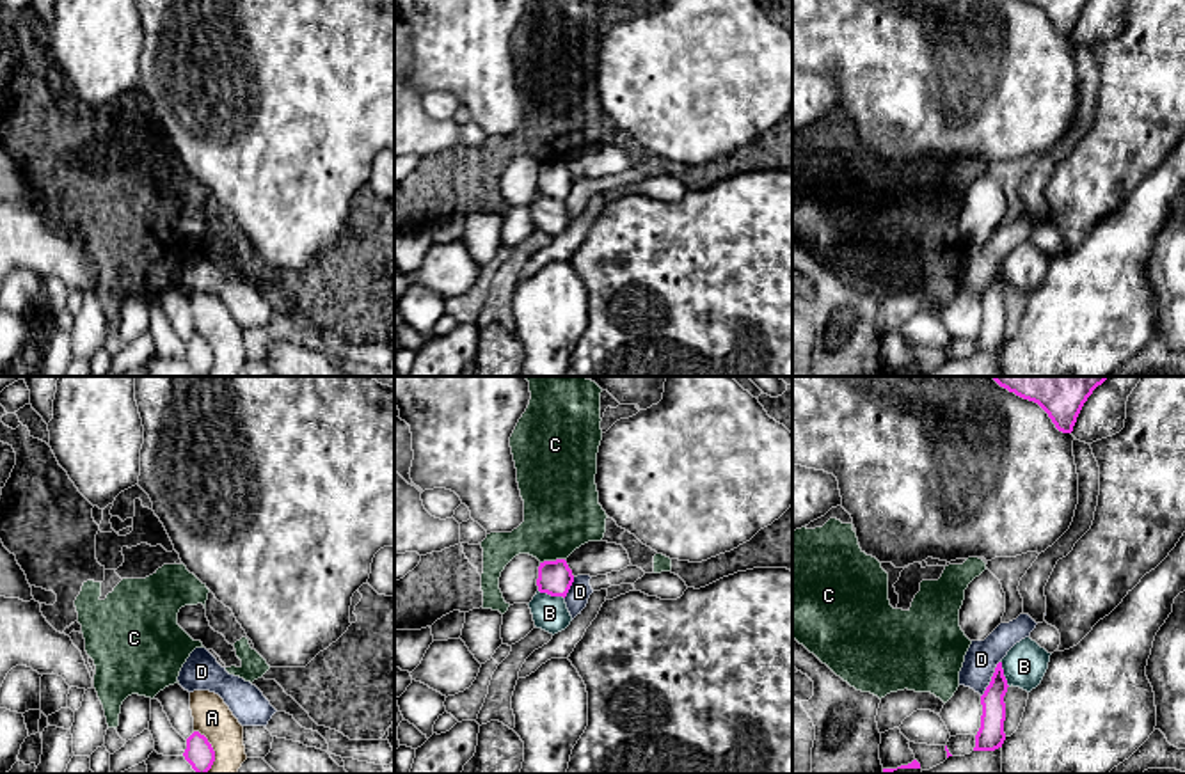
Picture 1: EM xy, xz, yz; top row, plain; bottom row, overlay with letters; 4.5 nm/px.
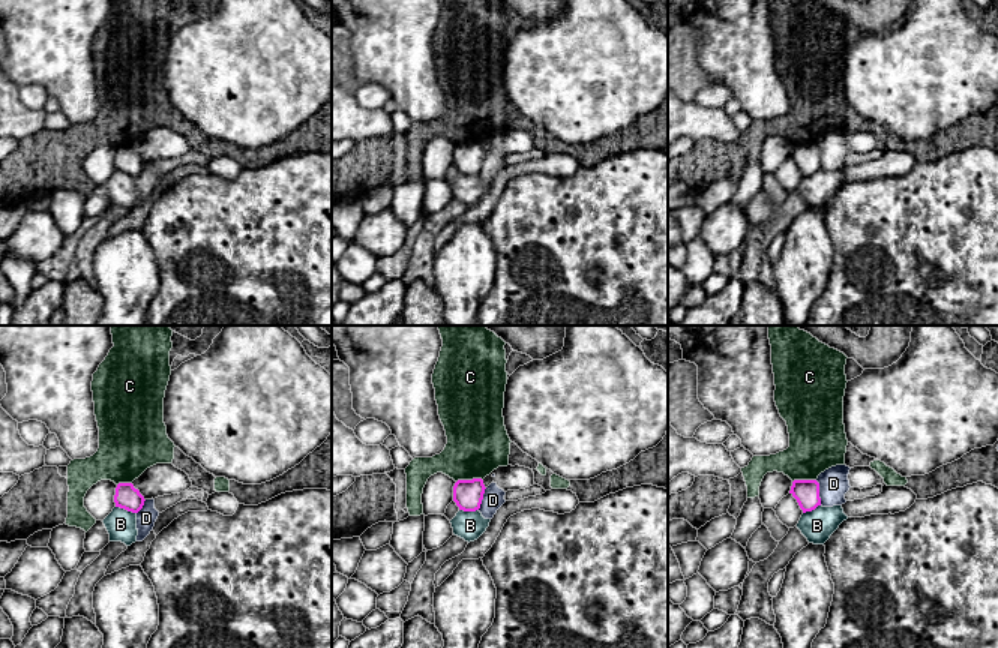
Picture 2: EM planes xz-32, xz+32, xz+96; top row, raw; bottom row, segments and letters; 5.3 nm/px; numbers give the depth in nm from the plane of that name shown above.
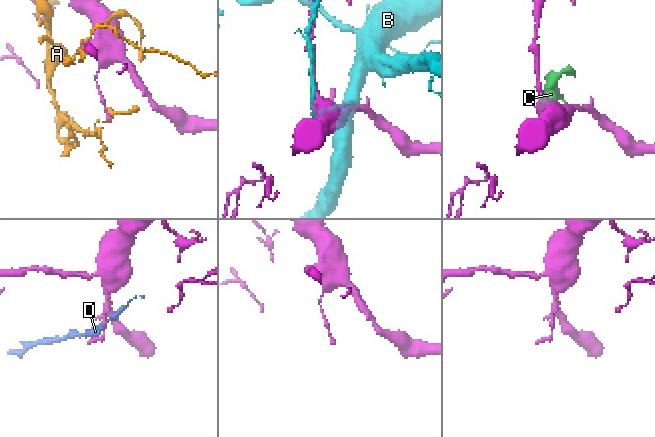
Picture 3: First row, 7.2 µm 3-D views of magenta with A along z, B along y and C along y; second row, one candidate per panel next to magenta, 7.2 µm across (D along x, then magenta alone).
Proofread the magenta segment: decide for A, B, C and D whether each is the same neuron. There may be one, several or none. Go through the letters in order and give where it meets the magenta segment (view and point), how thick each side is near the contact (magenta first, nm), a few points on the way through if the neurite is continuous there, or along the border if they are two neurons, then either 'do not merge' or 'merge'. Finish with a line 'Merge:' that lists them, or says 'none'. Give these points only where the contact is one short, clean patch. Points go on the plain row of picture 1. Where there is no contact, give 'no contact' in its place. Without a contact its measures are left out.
A: contact xy (212, 352); calibres 130 and 180 nm; do not merge
B: contact xz (551, 197); calibres 160 and 160 nm; do not merge
C: contact xz (551, 164); calibres 160 and 340 nm; border xz (564, 160), (540, 165); do not merge
D: contact yz (992, 281); calibres 120 and 150 nm; border yz (999, 263), (981, 299); do not merge
Merge: none

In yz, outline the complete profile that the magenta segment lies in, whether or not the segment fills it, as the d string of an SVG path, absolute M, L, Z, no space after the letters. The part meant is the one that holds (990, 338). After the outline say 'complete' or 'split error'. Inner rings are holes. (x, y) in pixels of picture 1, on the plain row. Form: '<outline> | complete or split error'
M1002 265L997 266L990 288L981 298L982 318L981 330L975 337L974 353L995 353L1002 350L1006 343L1004 323L1006 323L1006 305L1004 298L1007 295L1007 282L1004 279Z | complete

